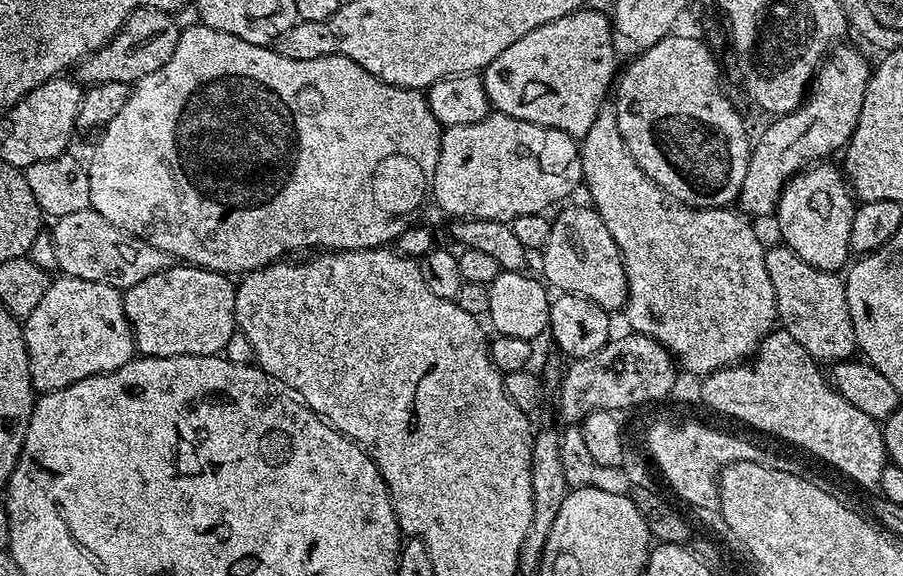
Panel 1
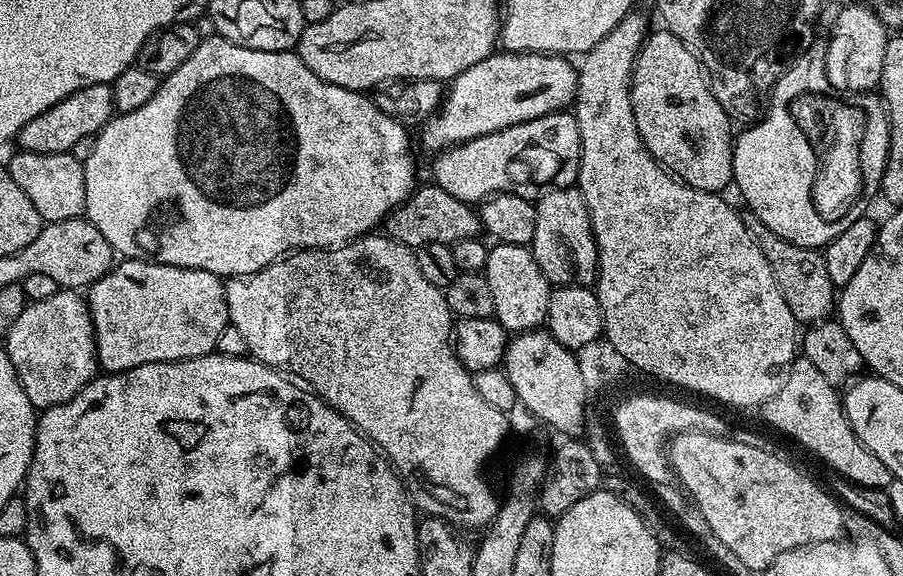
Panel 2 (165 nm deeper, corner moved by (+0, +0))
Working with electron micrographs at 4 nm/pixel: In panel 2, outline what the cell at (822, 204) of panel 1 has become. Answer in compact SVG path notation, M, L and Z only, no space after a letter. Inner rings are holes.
M782 110L769 111L768 120L757 119L744 133L735 137L732 146L732 179L734 188L744 195L751 215L760 220L778 238L786 242L794 242L794 246L806 246L817 250L823 249L842 230L844 224L824 224L816 212L812 212L812 204L808 204L808 184L812 184L812 152L808 152L808 144L804 144L809 132L797 127L790 114Z

